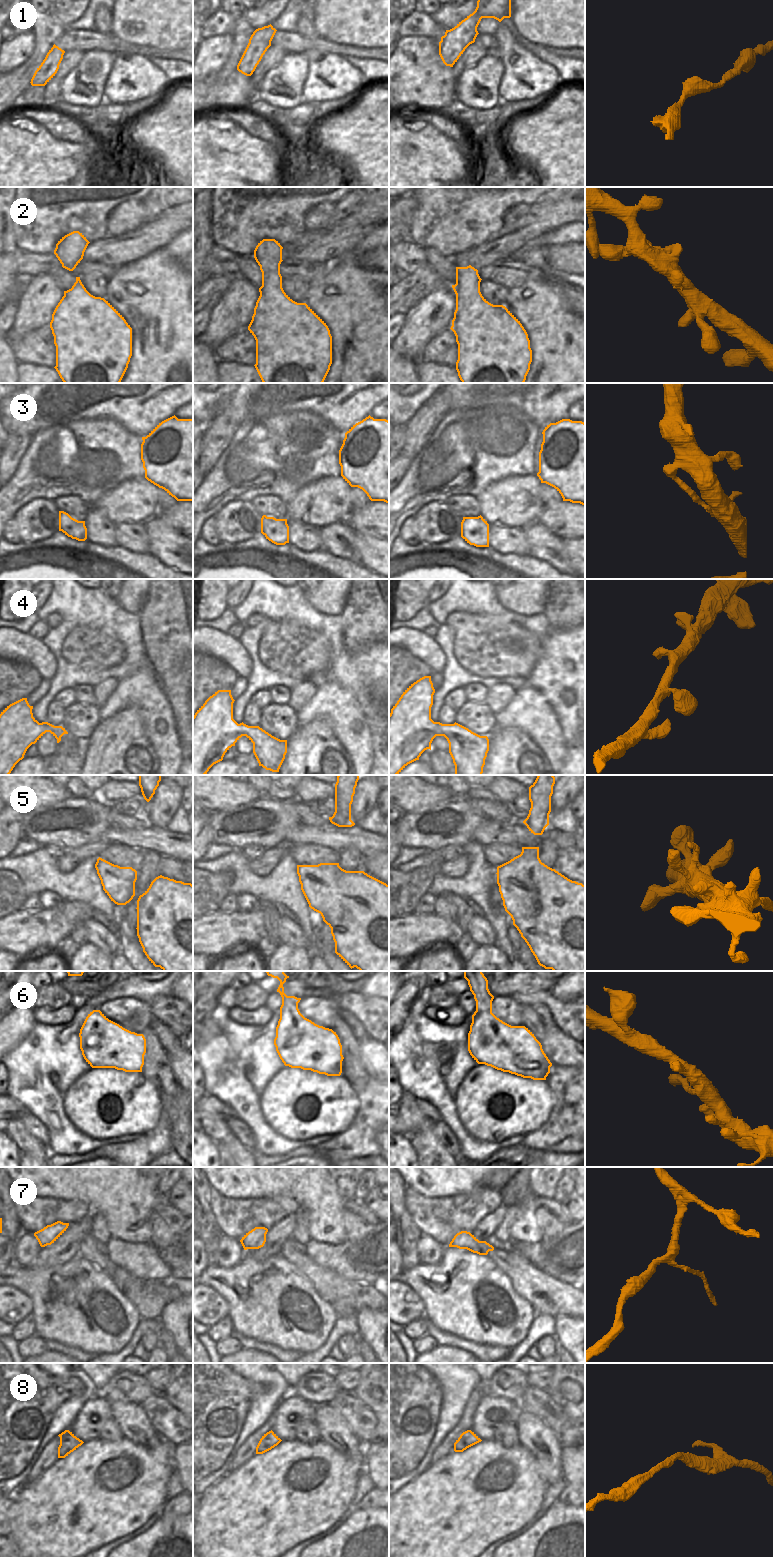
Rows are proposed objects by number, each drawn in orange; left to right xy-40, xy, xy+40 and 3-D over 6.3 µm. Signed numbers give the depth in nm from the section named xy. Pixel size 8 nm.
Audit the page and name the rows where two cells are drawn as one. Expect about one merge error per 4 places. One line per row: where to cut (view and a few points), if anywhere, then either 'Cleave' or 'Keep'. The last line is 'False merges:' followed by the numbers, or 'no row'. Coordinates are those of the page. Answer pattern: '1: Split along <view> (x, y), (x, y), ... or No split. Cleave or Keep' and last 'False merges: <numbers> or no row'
1: No split. Keep
2: No split. Keep
3: Split along xy (267, 517), (265, 536). Cleave
4: No split. Keep
5: No split. Keep
6: No split. Keep
7: No split. Keep
8: No split. Keep
False merges: 3.

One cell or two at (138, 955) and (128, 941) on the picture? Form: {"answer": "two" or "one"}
{"answer": "one"}

